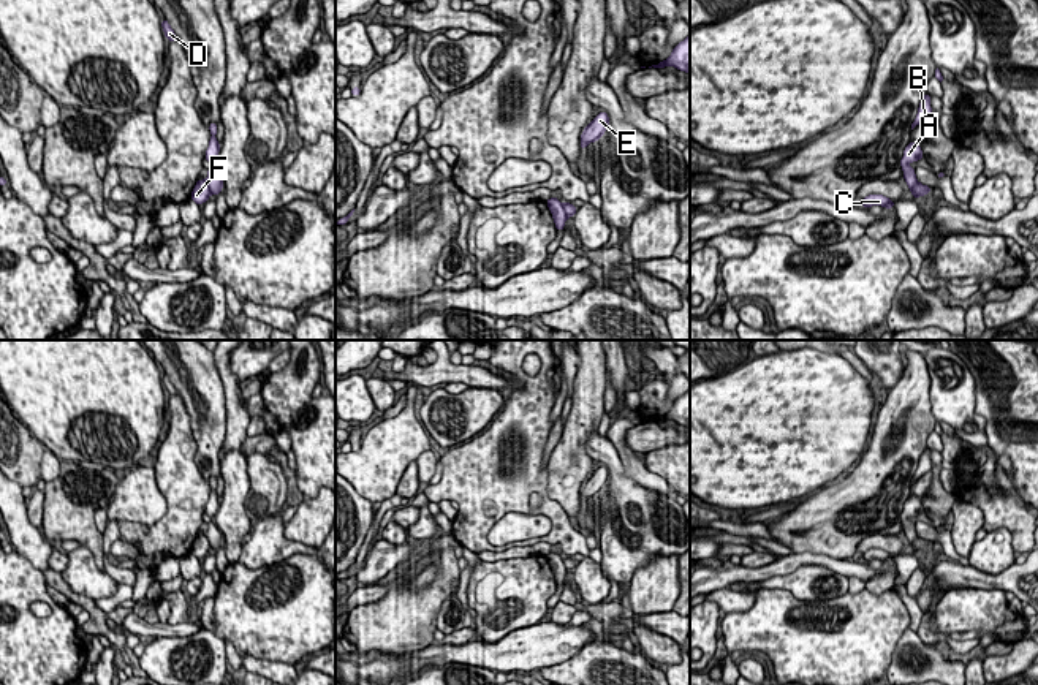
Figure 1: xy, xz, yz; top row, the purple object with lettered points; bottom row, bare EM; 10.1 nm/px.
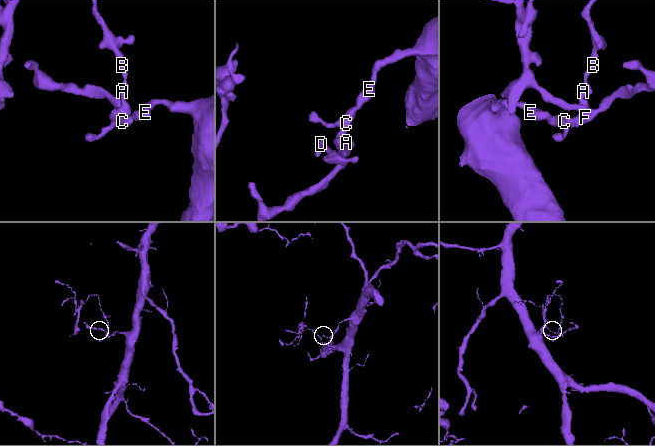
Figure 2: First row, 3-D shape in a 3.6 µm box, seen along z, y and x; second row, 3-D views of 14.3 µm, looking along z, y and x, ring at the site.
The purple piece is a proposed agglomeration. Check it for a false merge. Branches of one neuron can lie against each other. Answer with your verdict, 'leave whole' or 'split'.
split

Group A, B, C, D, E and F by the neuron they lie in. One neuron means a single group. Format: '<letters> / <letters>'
A B D / C E F

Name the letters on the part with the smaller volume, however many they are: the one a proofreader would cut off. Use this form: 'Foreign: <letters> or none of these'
Foreign: A, B, D

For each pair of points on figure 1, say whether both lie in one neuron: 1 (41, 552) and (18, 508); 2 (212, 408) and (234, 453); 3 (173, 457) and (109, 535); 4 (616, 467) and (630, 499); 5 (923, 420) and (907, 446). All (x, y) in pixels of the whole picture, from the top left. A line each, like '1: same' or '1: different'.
1: same
2: different
3: different
4: same
5: same

